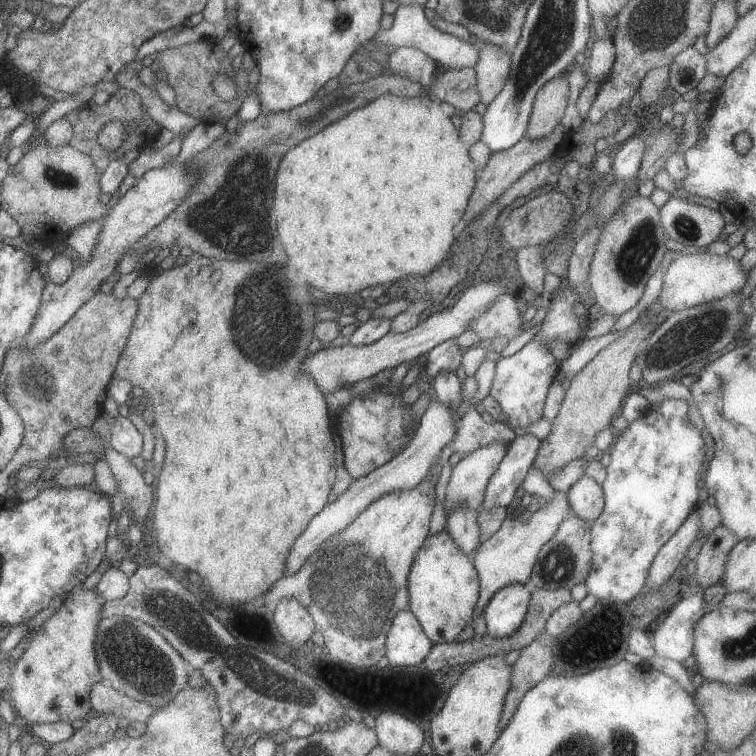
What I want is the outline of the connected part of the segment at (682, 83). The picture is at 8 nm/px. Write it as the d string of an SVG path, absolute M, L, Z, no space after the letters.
M694 45L679 52L670 64L670 91L680 97L696 88L707 72L707 58L700 54Z

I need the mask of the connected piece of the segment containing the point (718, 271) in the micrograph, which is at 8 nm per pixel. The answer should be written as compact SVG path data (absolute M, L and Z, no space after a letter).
M708 250L684 251L664 271L663 286L655 300L666 312L674 312L680 308L693 307L718 300L732 291L740 291L744 286L748 273L741 264L728 255L713 255Z

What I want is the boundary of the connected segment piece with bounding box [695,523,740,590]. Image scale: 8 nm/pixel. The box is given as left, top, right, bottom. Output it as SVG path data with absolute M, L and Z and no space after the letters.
M722 523L706 536L705 543L695 559L695 579L704 590L724 576L728 555L738 541L740 540L736 533Z

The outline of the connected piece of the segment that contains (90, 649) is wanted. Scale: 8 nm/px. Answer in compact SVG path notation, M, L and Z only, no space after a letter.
M80 590L68 594L68 599L51 618L44 621L41 629L30 630L27 637L33 636L26 651L15 662L9 690L5 696L11 701L14 711L26 718L29 724L67 722L85 718L92 714L90 706L91 688L102 681L99 664L94 650L97 626L102 618L99 610L105 600L95 591Z

